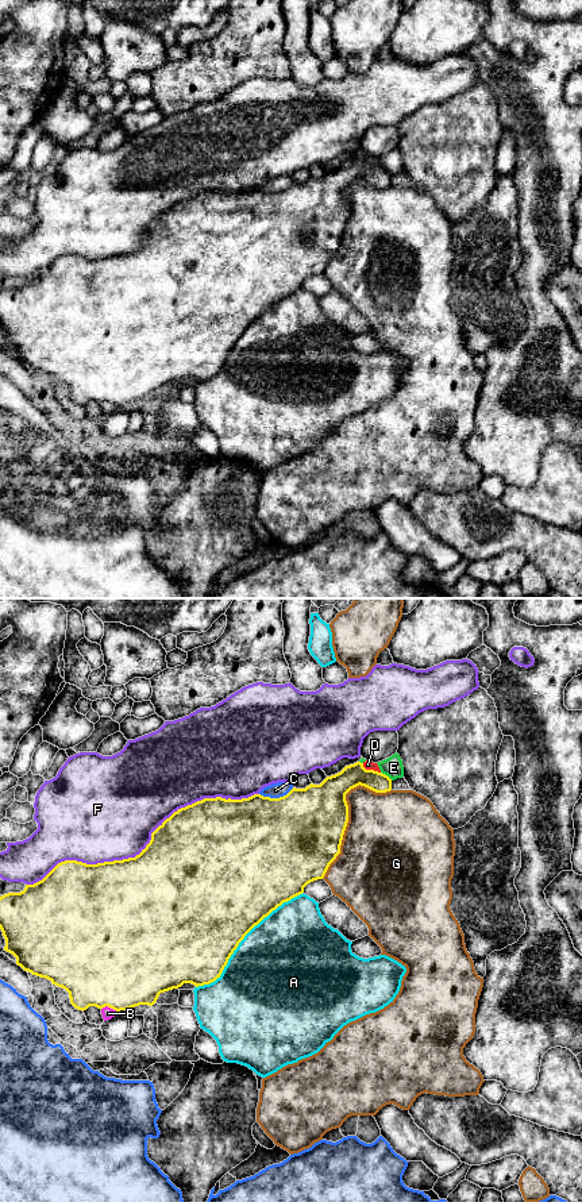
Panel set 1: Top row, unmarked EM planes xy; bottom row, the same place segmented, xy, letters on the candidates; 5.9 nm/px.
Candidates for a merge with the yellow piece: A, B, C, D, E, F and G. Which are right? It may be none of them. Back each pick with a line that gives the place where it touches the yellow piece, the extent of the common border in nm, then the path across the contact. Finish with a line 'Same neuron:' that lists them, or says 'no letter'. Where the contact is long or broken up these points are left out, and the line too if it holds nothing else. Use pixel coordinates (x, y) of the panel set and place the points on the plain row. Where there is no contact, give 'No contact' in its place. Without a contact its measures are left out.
D: Touches yellow at xy (370, 165). Shared border 130 nm. Path across: xy (334, 184), (370, 165), (367, 160)
Same neuron: D

